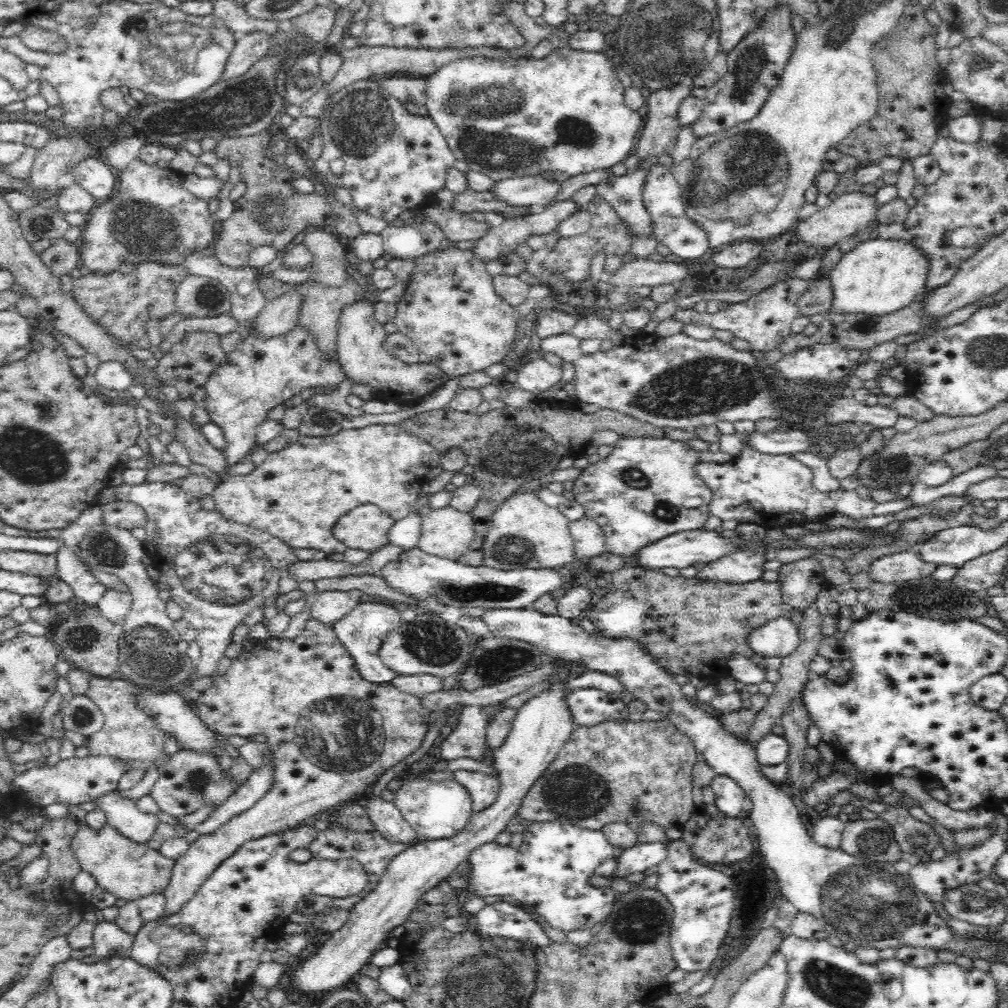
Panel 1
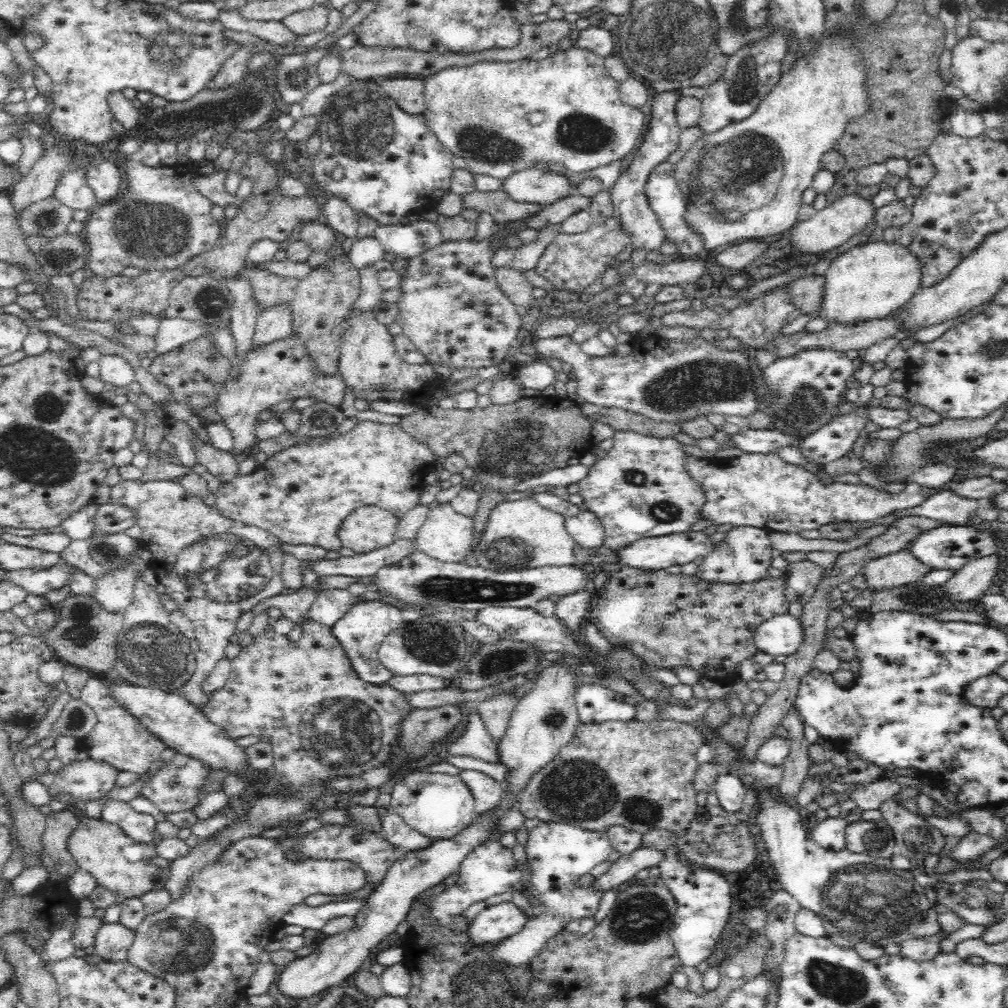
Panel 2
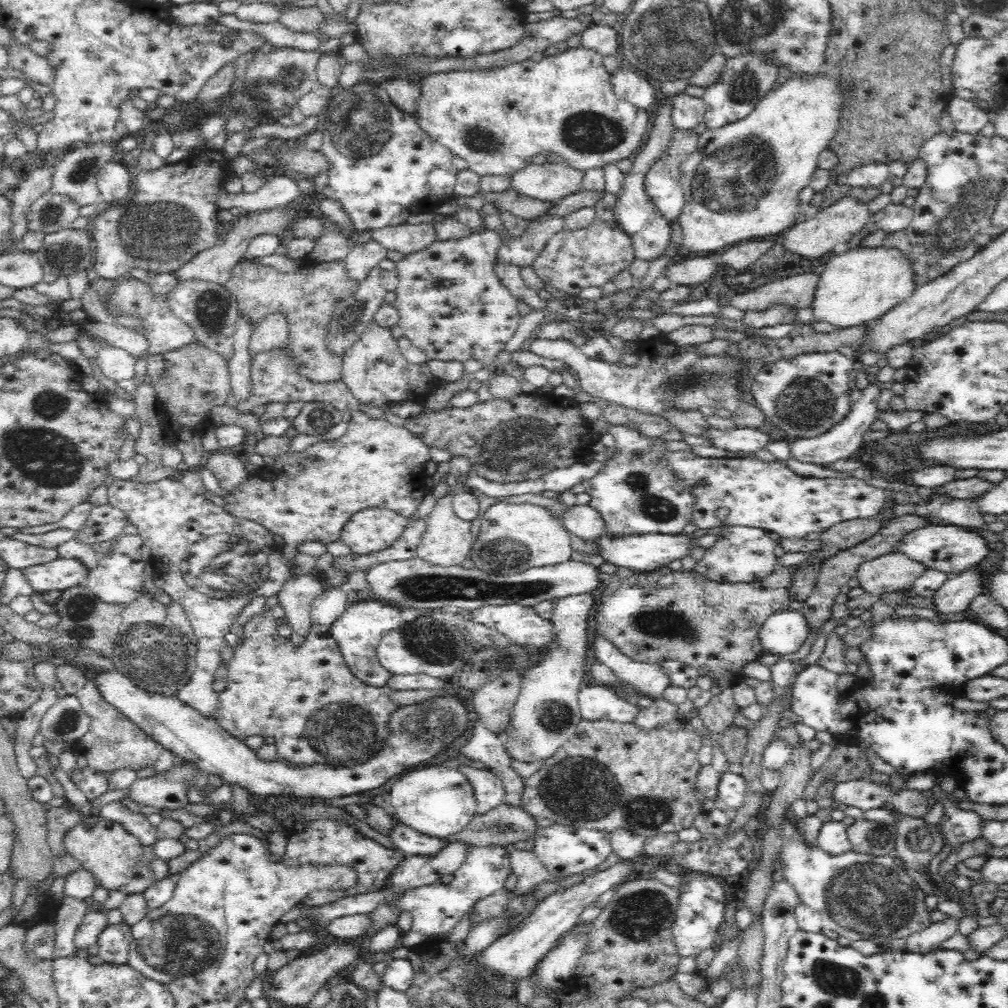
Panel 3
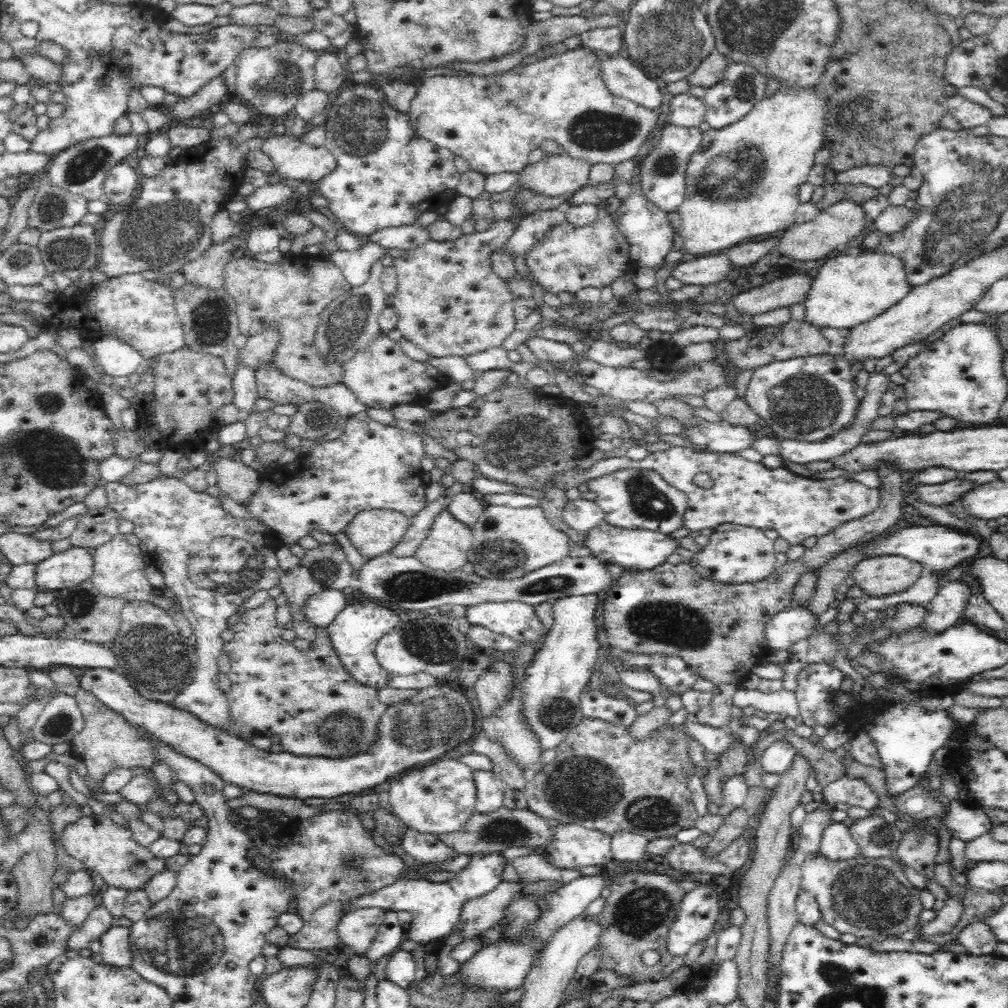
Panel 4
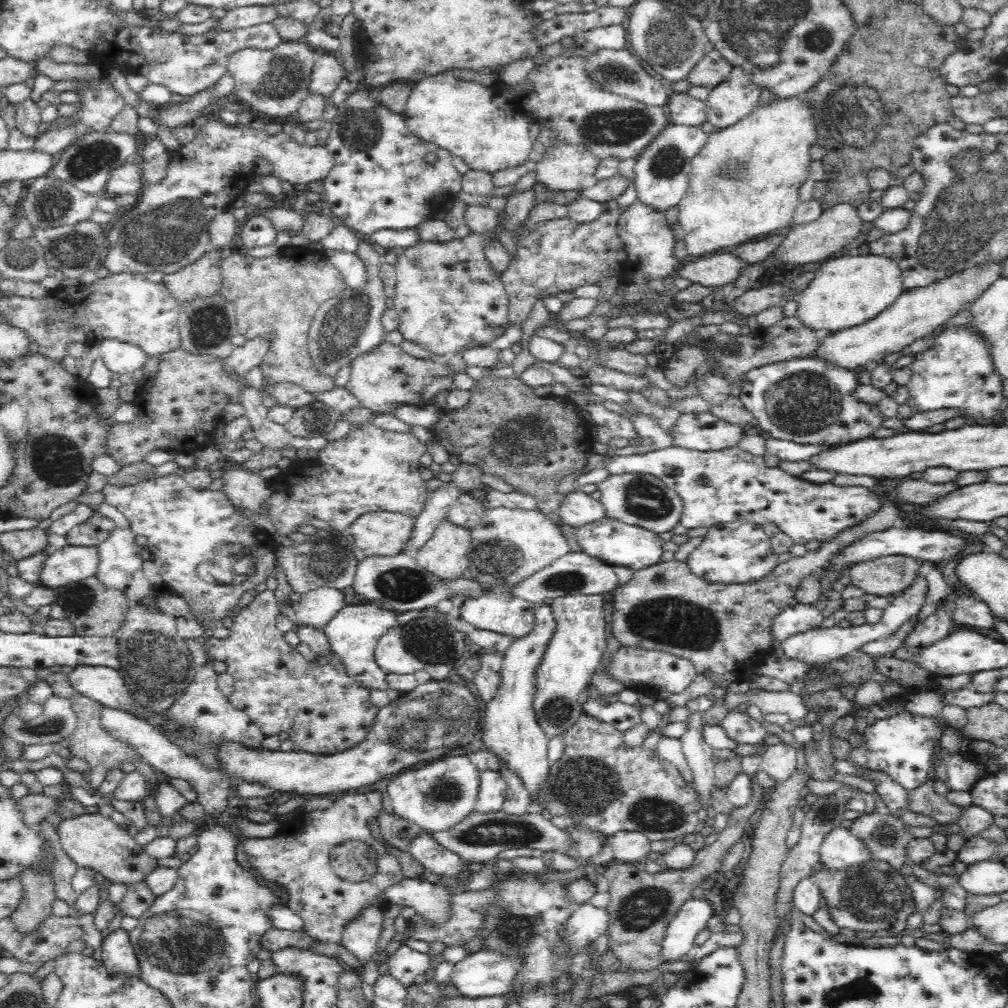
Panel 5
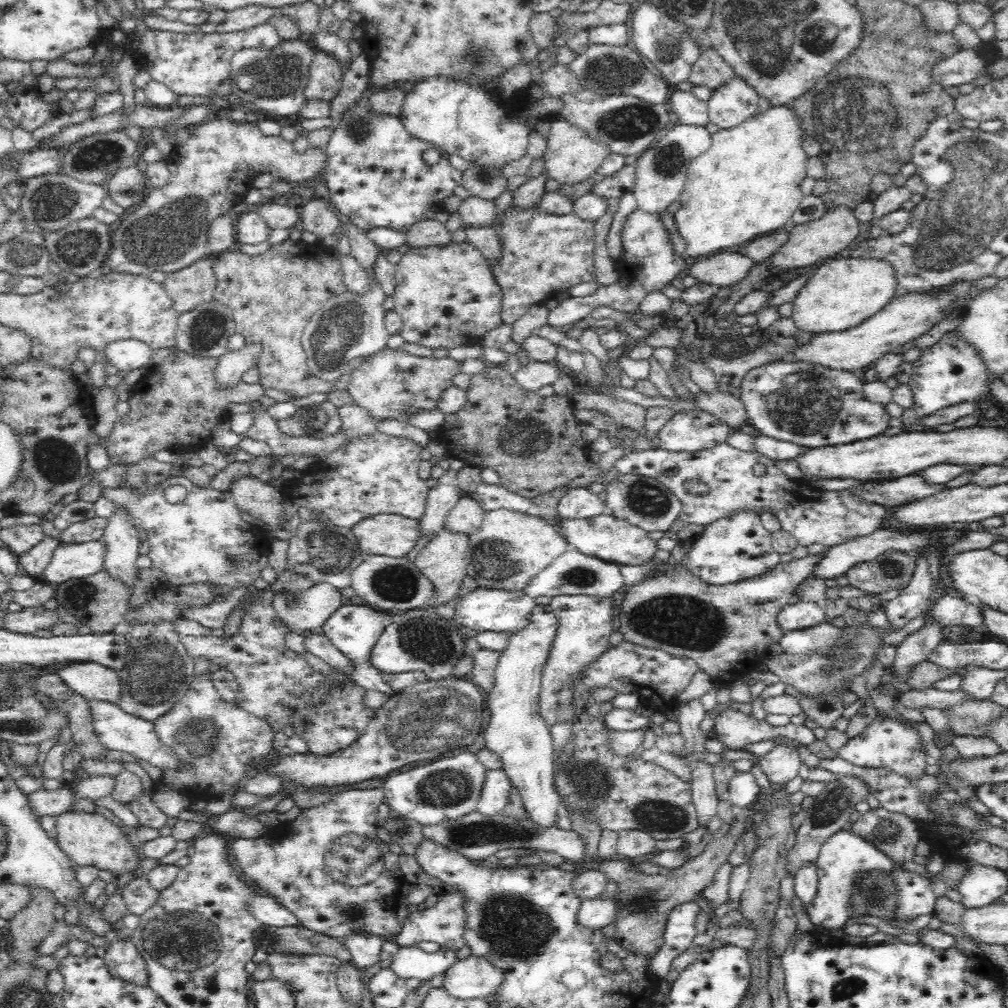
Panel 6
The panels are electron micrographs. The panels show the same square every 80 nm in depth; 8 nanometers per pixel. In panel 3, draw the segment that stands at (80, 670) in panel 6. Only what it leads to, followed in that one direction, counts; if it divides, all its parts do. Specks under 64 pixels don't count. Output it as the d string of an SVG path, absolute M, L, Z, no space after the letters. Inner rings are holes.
M106 671L96 674L94 680L102 697L120 710L129 720L132 720L147 736L158 742L166 750L172 751L178 758L194 763L204 774L217 774L221 776L228 785L238 785L247 789L250 794L260 798L278 799L278 794L294 794L295 797L322 797L332 799L343 796L363 794L364 790L371 791L385 784L388 778L401 774L406 766L416 766L418 762L435 762L442 758L442 752L446 752L448 746L455 740L462 740L462 736L470 736L474 732L474 720L470 720L470 708L466 708L466 700L461 694L460 687L454 692L444 692L443 688L438 688L438 693L422 703L414 705L404 705L396 708L395 712L388 717L390 737L384 741L384 746L380 752L374 754L374 758L356 764L356 766L328 766L327 764L310 764L308 768L292 768L284 762L262 762L258 760L256 753L248 747L244 741L240 741L231 736L224 728L221 728L216 720L206 719L194 711L194 708L187 707L180 703L176 695L148 695L142 688L137 688L132 682L126 679L121 673Z

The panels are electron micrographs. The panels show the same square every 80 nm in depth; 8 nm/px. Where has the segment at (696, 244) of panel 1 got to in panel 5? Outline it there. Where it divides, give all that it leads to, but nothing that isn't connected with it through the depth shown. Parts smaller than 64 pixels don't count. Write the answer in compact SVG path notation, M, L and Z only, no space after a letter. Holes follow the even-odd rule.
M668 124L652 140L642 154L636 158L634 173L636 178L632 185L637 191L637 200L651 211L667 211L677 206L686 195L688 176L691 172L693 156L705 146L706 132L698 126Z

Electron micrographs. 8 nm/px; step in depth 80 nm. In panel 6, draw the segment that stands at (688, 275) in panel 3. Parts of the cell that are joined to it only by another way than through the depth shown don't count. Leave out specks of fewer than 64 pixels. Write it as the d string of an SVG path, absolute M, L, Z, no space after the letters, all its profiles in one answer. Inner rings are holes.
M737 253L716 254L695 262L689 268L688 275L697 278L700 283L725 287L740 282L750 272L750 268L759 264Z

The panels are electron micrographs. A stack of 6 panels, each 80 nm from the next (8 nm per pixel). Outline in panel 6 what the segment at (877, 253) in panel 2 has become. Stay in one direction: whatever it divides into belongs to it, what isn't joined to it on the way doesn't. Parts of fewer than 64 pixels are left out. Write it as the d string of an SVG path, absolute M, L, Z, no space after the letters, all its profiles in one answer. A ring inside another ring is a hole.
M831 259L810 274L792 301L794 308L790 318L803 332L843 332L882 311L894 299L894 288L894 267L882 260Z

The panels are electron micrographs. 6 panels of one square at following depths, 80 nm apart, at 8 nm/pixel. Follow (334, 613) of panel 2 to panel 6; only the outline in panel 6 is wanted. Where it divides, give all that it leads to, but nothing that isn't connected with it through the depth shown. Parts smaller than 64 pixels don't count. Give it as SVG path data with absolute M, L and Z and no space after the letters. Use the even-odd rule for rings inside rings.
M322 582L303 590L302 594L275 592L272 604L281 622L293 633L307 633L322 628L324 622L343 605L340 596L340 589Z

